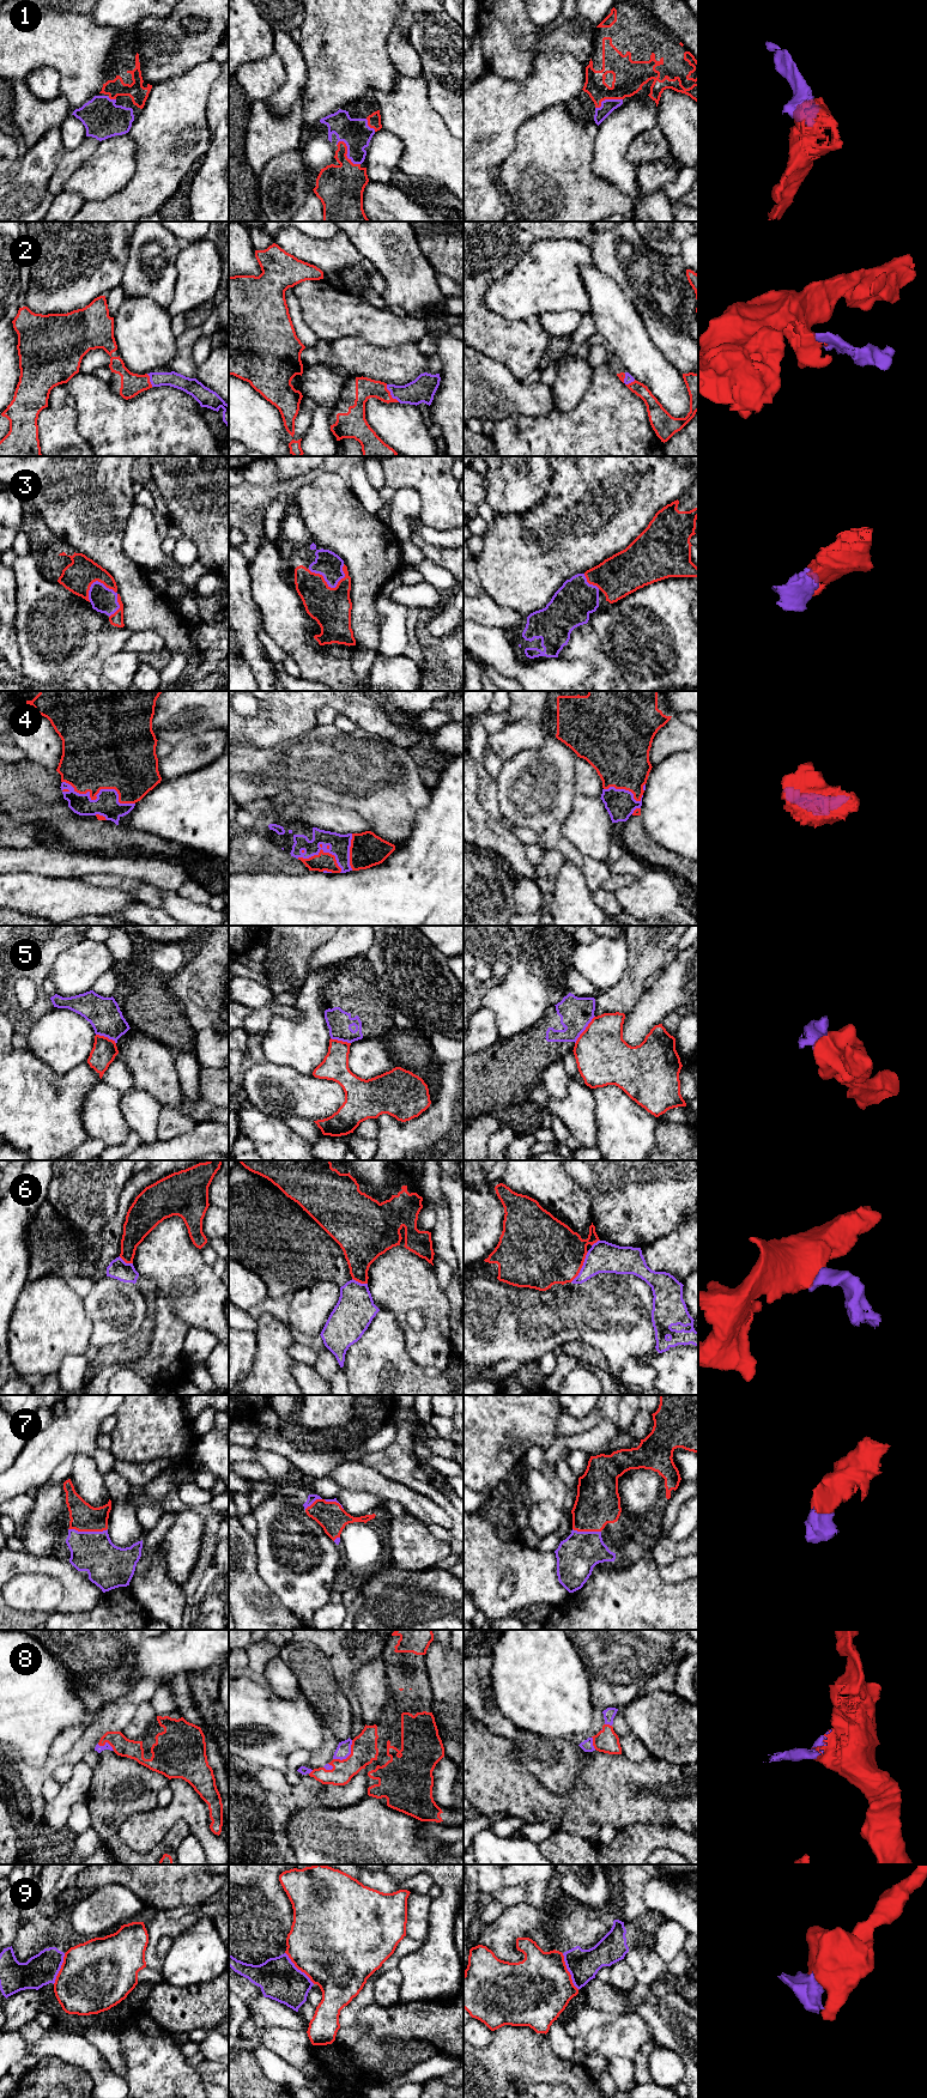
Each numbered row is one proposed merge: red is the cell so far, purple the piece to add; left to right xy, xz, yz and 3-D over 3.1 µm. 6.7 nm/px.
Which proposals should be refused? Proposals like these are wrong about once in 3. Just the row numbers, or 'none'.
5, 6, 9

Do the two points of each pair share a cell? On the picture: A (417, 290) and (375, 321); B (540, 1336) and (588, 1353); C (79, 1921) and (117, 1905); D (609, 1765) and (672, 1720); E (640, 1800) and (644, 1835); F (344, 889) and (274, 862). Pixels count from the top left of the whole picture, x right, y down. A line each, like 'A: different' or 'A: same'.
A: different
B: different
C: same
D: different
E: different
F: different

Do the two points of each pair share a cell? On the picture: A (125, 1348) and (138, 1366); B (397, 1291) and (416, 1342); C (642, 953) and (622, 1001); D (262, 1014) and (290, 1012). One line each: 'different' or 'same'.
A: different
B: same
C: same
D: same

